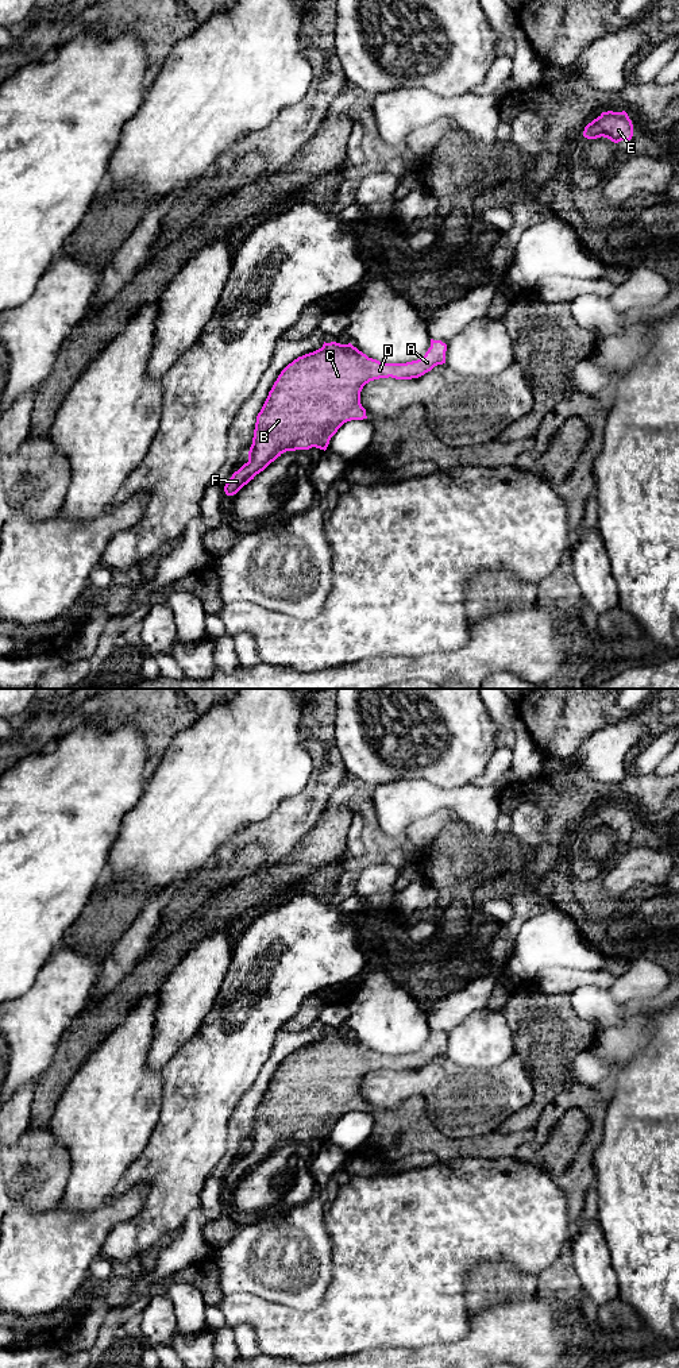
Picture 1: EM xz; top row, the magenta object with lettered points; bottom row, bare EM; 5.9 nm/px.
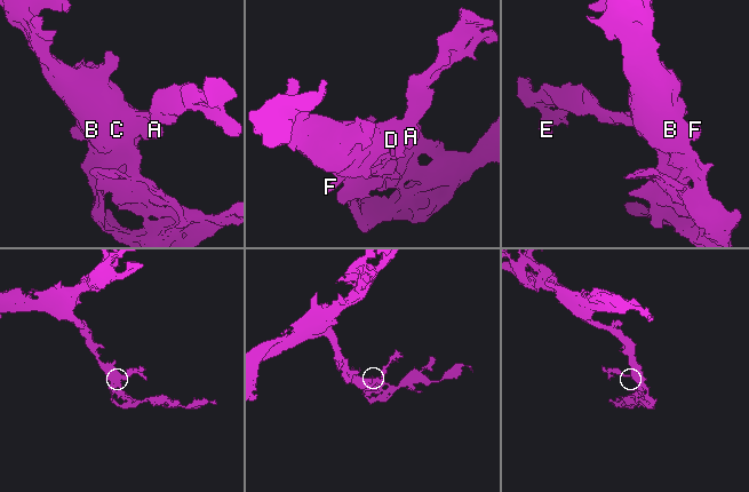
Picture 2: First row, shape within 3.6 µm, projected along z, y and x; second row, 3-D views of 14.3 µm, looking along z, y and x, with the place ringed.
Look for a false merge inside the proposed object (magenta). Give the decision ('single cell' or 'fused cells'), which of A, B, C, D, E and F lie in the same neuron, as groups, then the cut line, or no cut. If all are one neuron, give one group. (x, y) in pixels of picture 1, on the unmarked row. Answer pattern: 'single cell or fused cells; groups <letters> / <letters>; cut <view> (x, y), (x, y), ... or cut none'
single cell; groups A B C D E F; cut none

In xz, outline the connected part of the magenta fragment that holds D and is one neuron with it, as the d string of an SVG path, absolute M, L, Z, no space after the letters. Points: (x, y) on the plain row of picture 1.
M431 1030L431 1038L417 1052L406 1055L382 1055L369 1049L351 1034L325 1034L321 1040L298 1048L278 1067L256 1107L248 1153L232 1165L224 1178L227 1187L236 1186L256 1165L286 1142L327 1141L331 1129L347 1113L367 1110L360 1095L360 1083L366 1075L379 1070L412 1071L424 1067L435 1057L445 1055L447 1036Z

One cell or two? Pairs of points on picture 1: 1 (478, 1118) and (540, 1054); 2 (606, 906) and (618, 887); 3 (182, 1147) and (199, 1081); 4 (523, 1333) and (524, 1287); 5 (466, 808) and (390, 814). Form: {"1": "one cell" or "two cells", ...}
{"1": "two cells", "2": "two cells", "3": "one cell", "4": "two cells", "5": "one cell"}

